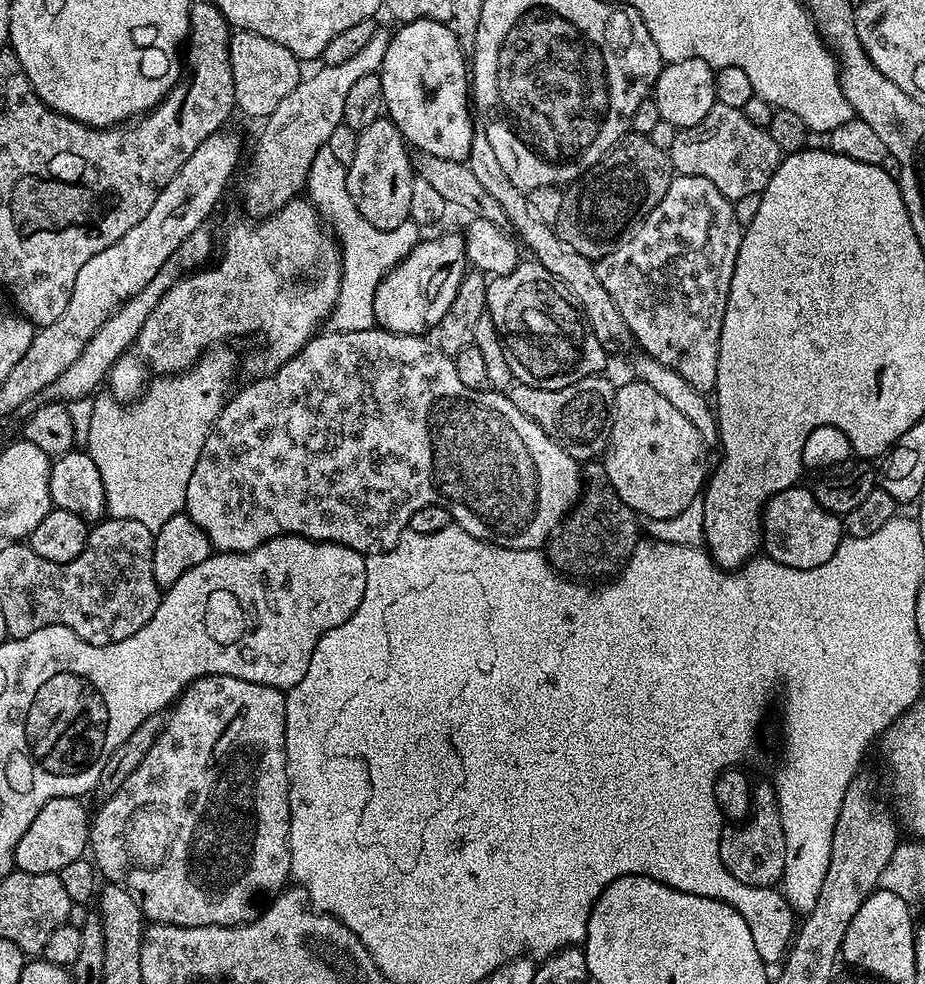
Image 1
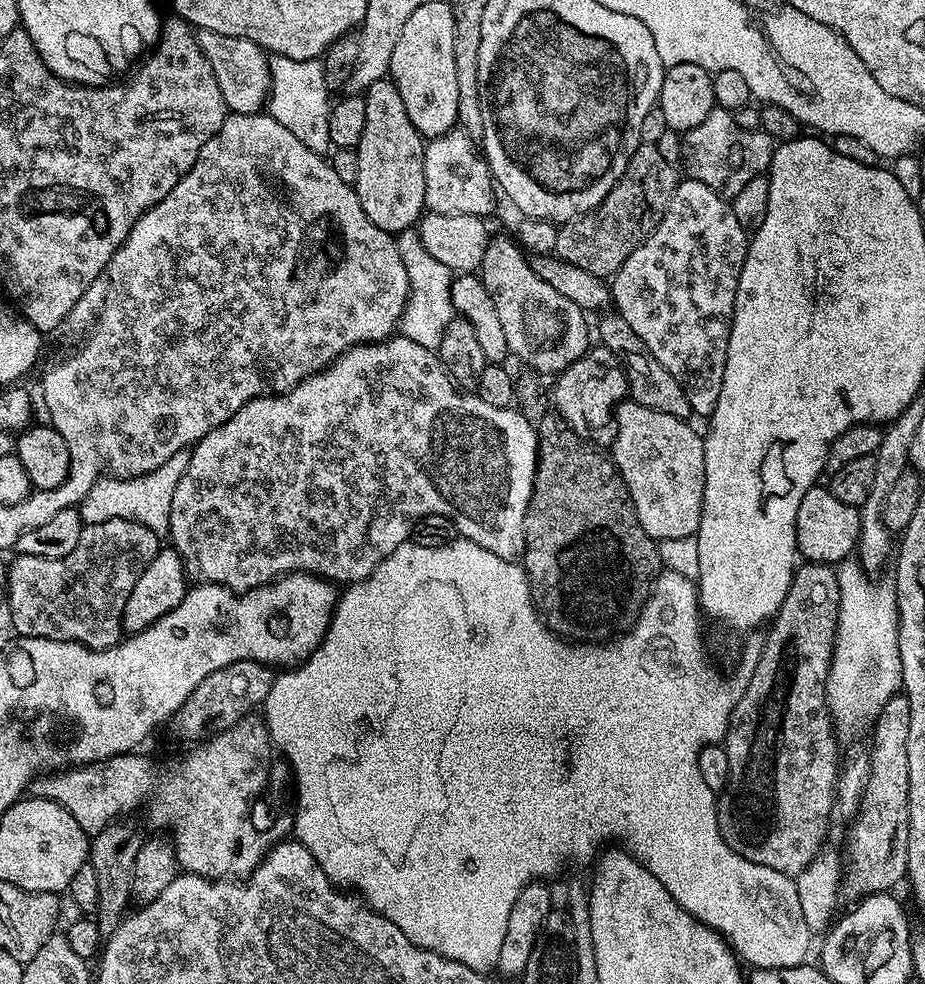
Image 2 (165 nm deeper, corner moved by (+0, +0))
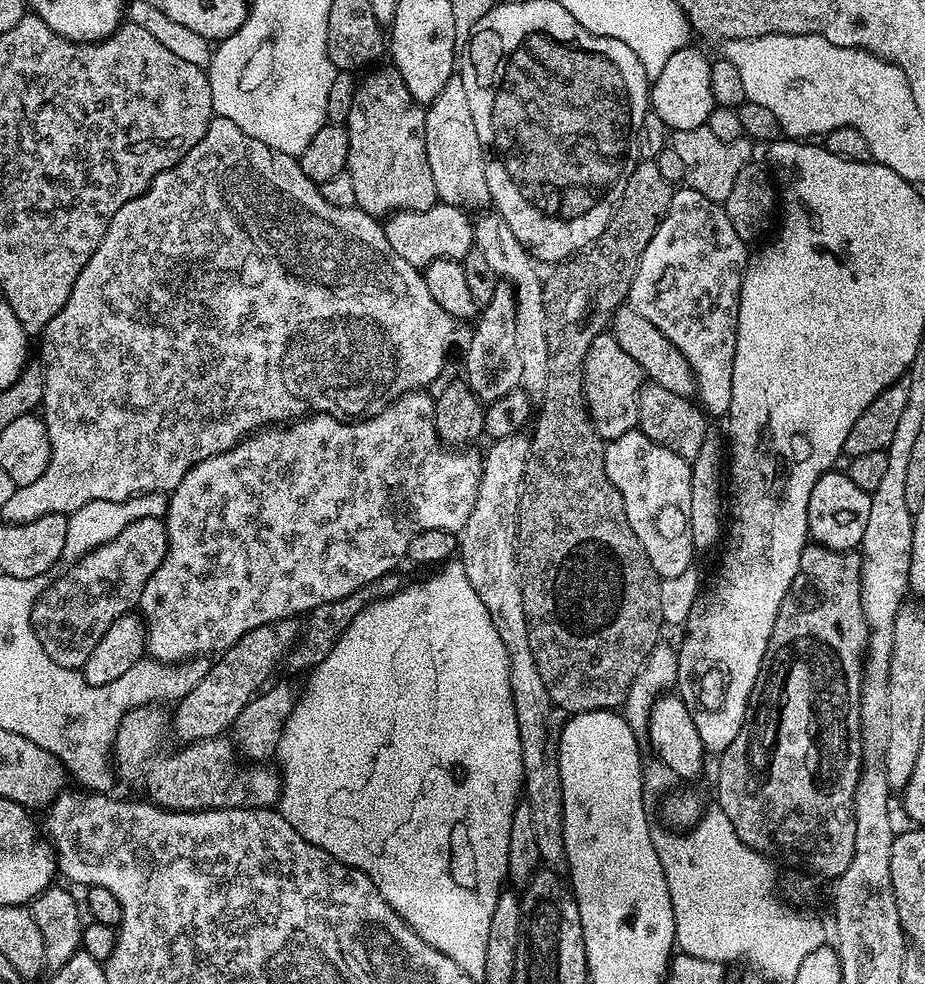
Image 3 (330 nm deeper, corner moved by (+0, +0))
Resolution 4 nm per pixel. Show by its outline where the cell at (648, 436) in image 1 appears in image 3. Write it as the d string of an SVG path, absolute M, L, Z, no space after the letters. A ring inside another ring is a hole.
M639 430L622 434L622 438L617 440L607 441L604 461L610 482L618 486L618 494L622 494L622 502L626 502L626 518L630 518L630 526L634 526L634 534L638 534L638 542L642 542L659 576L674 578L682 574L682 570L693 567L691 463L666 446L652 441Z

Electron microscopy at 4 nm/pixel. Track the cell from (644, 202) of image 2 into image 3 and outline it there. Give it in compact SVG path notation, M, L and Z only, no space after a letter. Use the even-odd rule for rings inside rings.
M640 160L626 182L626 190L622 190L622 198L612 209L612 216L608 219L606 230L593 244L588 245L582 252L568 259L560 261L551 269L543 281L546 310L546 351L548 355L546 390L538 404L538 415L535 417L536 429L530 432L530 451L528 465L524 471L524 487L520 489L520 505L516 519L516 565L520 568L520 585L522 586L522 602L526 610L528 623L528 641L530 650L534 654L534 662L538 666L538 674L542 674L542 683L546 685L546 694L550 694L553 705L560 708L564 714L577 712L602 712L616 710L623 705L630 694L630 686L634 678L642 670L642 666L650 658L657 644L661 643L660 627L665 627L666 621L662 614L662 597L659 596L661 576L654 570L642 542L638 542L638 534L634 534L634 526L630 526L630 518L626 518L626 502L622 502L622 494L618 494L618 486L610 482L606 474L604 461L605 441L600 439L596 428L592 425L592 417L588 414L588 405L584 402L584 359L590 350L590 342L598 338L598 334L609 327L612 313L621 307L628 299L628 291L632 285L634 274L640 265L642 254L646 246L650 246L650 238L658 230L664 220L668 207L672 201L674 188L662 178L655 160Z

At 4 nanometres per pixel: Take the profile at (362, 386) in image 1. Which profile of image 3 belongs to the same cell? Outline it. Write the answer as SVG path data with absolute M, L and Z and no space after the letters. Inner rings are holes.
M413 390L398 397L394 403L377 412L375 416L356 418L351 422L327 414L312 414L287 426L272 426L267 430L249 434L239 440L233 448L214 454L205 460L197 460L196 465L182 478L178 487L168 496L166 523L168 525L168 552L164 561L154 570L146 582L138 601L138 612L146 629L146 652L153 660L163 664L175 664L194 656L219 654L230 647L242 634L254 630L254 626L269 624L275 620L287 620L307 614L313 608L354 590L365 588L370 582L389 575L392 568L408 555L410 538L422 530L446 530L459 533L474 510L480 486L482 456L474 450L453 450L442 446L439 434L435 430L435 406L433 397L424 390Z

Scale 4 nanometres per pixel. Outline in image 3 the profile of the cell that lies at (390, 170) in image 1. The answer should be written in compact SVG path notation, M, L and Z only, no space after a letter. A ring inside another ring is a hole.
M373 67L373 72L357 83L346 125L350 138L346 170L353 180L355 207L377 218L393 212L430 210L438 203L426 158L425 109L406 90L396 67L387 67Z

